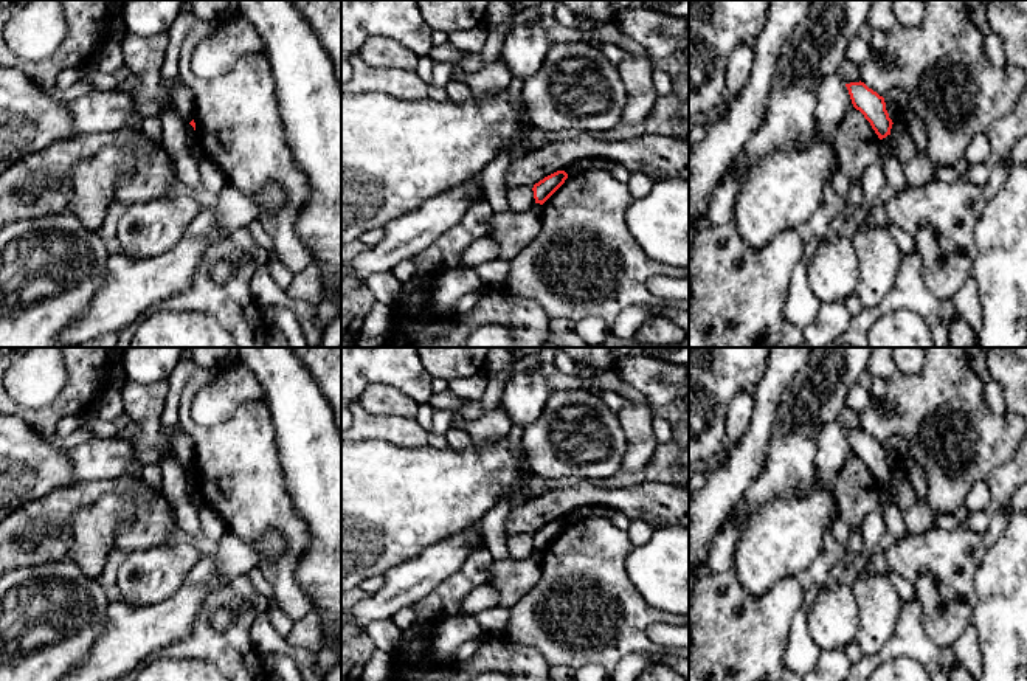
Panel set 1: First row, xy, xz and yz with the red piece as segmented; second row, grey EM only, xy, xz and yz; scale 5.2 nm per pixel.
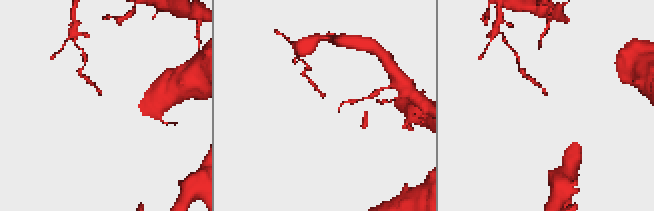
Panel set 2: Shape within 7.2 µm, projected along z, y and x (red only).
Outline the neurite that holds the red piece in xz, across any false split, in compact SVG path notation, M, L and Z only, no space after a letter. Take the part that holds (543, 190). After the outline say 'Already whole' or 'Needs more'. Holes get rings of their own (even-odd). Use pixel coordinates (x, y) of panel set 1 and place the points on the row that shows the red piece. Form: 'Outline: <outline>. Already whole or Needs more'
Outline: M557 171L534 185L535 203L543 205L568 178L565 171Z. Already whole

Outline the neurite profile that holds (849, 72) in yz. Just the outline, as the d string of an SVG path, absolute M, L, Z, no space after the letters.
M844 59L838 68L838 76L844 84L859 82L859 65Z

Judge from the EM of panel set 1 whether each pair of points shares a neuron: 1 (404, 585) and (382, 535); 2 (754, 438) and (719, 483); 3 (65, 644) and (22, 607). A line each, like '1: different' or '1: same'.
1: different
2: same
3: same

